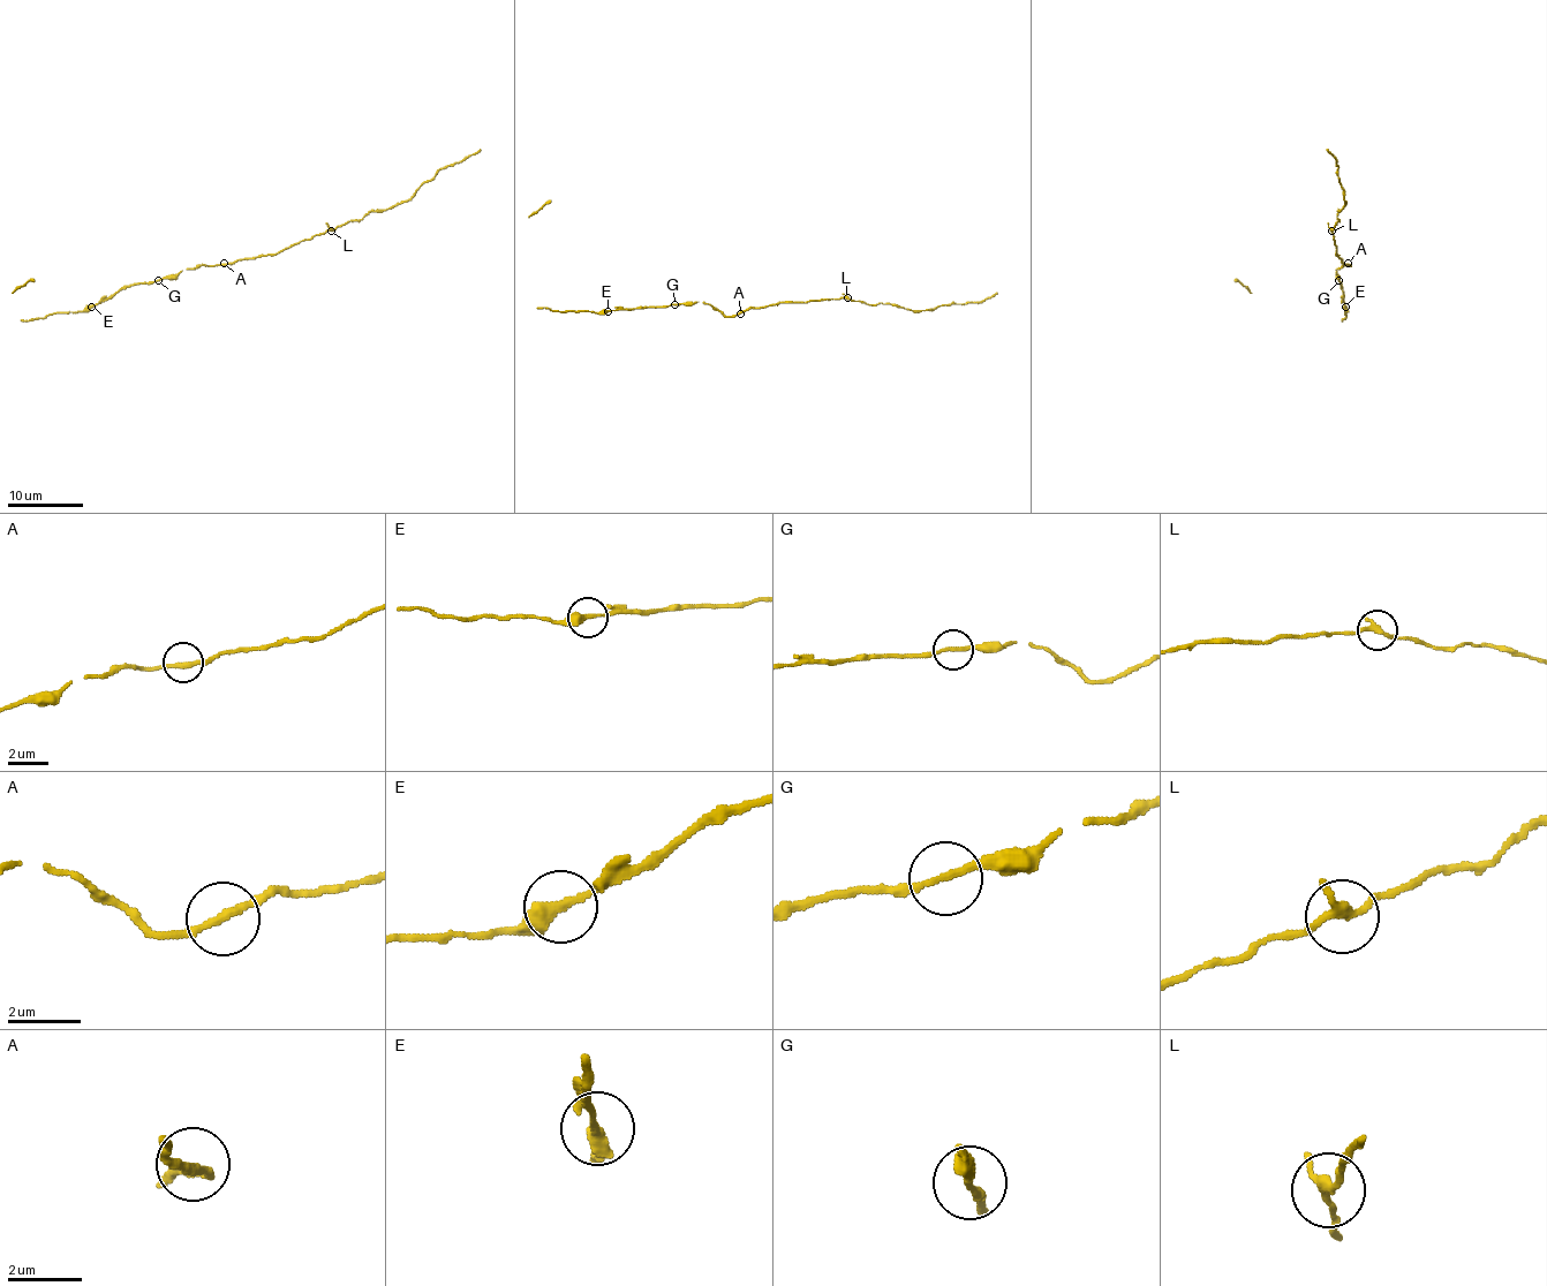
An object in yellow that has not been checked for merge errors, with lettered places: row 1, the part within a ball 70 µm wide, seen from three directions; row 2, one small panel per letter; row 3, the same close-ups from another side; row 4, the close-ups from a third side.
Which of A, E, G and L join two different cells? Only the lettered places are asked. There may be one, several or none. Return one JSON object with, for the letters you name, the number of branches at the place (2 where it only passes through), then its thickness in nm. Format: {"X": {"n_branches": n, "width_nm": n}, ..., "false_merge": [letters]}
{"false_merge": []}

